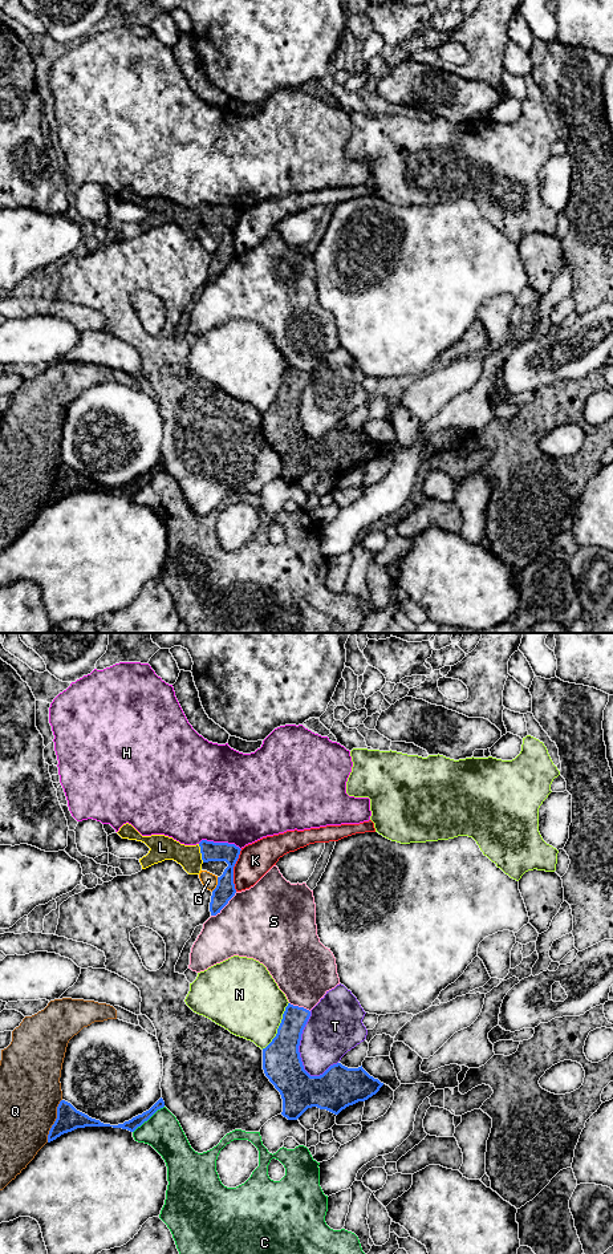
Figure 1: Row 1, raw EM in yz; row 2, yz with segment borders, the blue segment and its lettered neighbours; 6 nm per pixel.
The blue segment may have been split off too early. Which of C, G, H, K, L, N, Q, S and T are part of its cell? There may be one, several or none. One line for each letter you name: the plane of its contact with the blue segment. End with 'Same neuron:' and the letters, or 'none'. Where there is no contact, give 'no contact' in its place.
L: contact in yz
Same neuron: L

